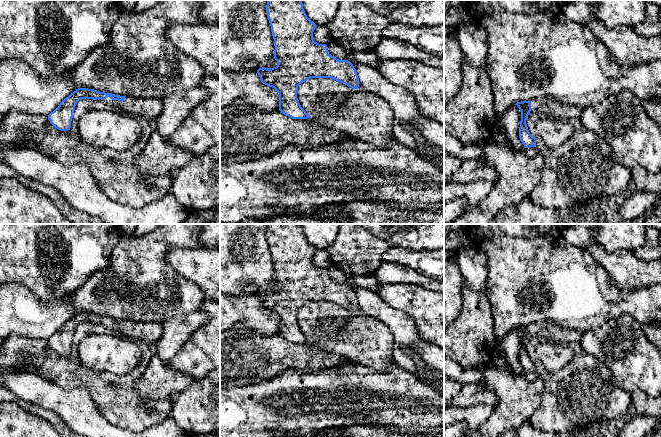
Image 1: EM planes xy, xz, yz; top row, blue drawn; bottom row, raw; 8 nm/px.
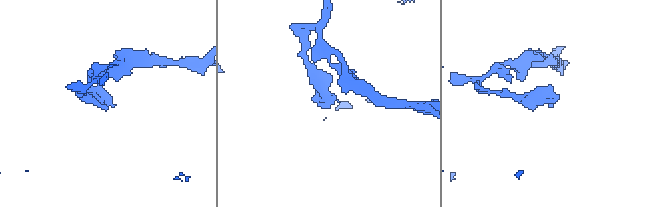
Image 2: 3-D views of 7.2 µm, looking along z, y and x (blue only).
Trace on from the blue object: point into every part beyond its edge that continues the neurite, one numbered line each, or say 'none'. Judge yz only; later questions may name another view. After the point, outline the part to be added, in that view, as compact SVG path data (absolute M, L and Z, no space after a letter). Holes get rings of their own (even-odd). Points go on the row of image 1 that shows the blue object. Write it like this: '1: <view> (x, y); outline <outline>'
1: yz (546, 106); outline M550 96L531 100L531 108L537 114L559 121L580 118L583 111L579 106L559 103Z

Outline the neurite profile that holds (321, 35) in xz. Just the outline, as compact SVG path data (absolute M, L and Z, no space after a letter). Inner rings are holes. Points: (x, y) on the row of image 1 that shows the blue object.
M317 25L313 32L313 39L319 44L330 44L332 39L330 37L329 31L324 25Z

